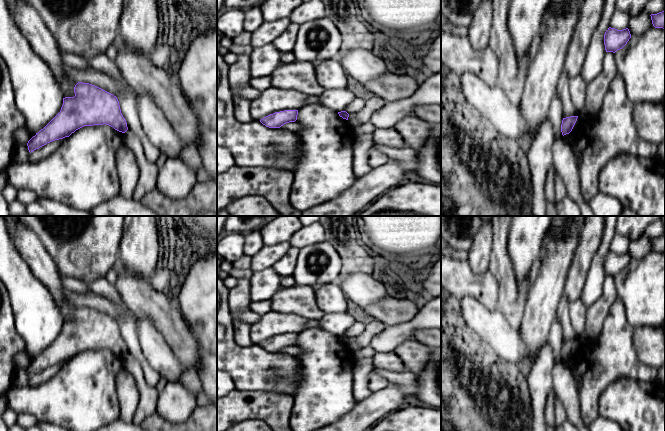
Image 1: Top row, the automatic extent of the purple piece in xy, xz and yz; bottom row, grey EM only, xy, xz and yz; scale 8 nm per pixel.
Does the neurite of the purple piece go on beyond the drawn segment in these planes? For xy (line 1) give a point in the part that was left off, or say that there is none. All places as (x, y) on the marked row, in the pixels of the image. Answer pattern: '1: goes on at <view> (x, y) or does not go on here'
1: does not go on here

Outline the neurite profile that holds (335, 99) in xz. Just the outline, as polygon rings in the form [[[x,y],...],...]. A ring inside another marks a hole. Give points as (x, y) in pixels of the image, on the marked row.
[[[348,87],[342,89],[326,89],[319,96],[319,105],[336,112],[345,111],[346,106],[355,98],[355,94]]]

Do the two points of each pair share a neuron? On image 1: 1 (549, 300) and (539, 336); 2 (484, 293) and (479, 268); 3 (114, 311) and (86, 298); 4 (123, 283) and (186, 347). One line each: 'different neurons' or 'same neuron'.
1: same neuron
2: different neurons
3: same neuron
4: same neuron

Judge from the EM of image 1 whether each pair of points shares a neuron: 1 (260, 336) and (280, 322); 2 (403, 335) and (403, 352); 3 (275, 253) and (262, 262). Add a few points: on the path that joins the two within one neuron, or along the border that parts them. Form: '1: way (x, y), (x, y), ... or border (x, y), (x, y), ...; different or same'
1: way (265, 331), (272, 324), (275, 324); same
2: border (412, 337), (402, 342), (393, 351); different
3: way (272, 254), (265, 259); same

